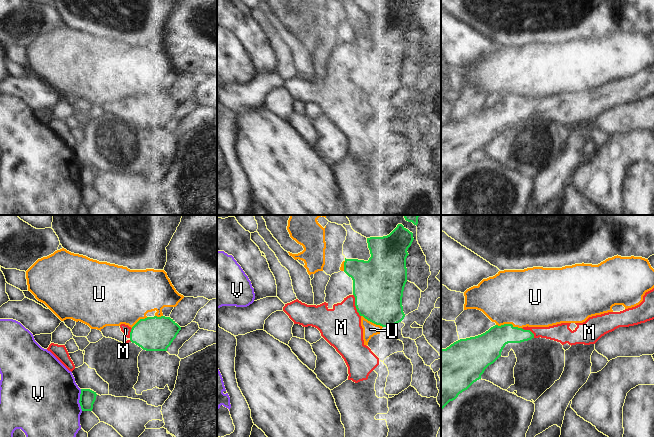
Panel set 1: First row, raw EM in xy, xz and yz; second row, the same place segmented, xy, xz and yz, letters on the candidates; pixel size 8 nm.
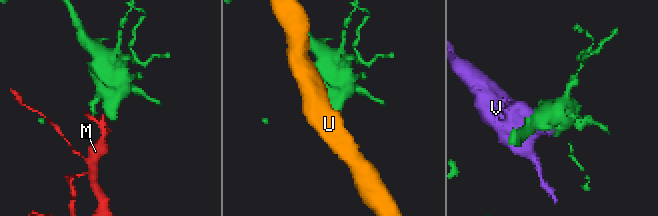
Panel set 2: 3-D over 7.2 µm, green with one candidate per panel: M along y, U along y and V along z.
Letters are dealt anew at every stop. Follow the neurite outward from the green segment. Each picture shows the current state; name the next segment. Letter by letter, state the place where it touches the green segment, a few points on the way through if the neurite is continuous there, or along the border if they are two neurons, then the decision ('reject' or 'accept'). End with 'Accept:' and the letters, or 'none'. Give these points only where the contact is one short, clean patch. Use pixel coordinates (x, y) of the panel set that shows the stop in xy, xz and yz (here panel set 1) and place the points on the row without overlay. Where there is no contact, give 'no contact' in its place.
M: contact xz (355, 81); way xz (378, 60), (355, 81), (346, 91), (341, 103); accept
U: contact yz (509, 100); reject
V: contact xy (79, 176); reject
Accept: M

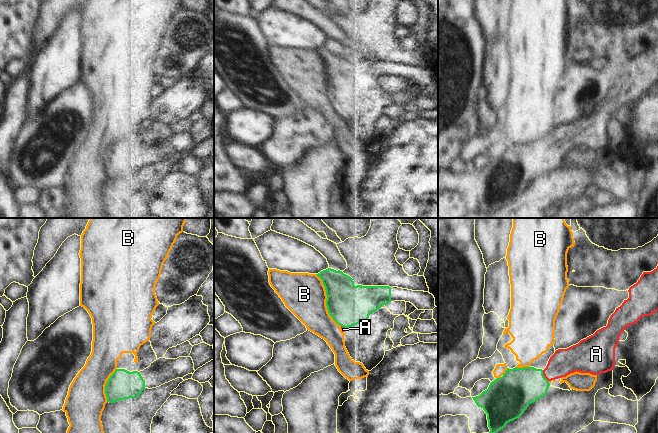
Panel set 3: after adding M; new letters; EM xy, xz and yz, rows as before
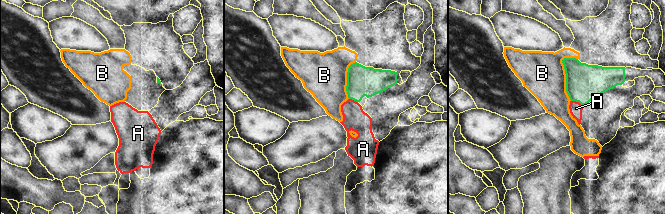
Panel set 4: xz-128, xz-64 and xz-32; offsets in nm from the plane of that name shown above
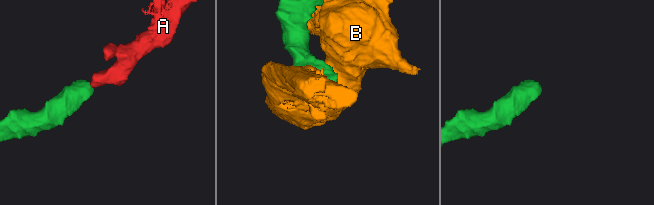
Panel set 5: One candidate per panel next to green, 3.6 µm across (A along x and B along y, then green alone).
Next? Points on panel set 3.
A: contact yz (543, 152); way yz (518, 163), (532, 160), (543, 152), (550, 149), (563, 138); accept
B: contact xz (326, 76); reject
Accept: A

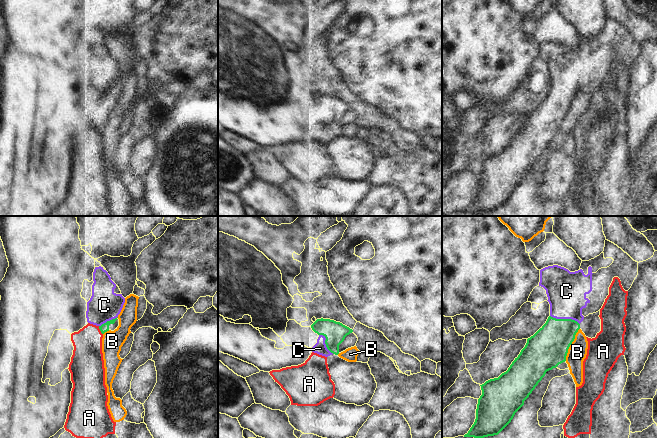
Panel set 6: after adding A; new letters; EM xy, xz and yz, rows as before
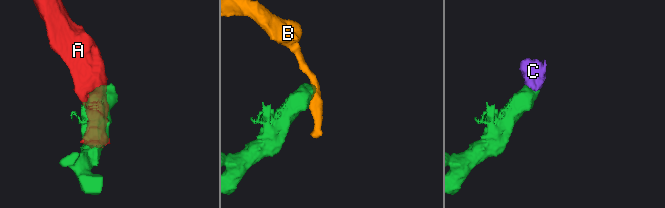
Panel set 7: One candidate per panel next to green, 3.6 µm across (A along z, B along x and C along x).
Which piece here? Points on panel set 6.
A: contact xy (100, 106); reject
B: contact yz (571, 119); border yz (579, 104), (568, 125), (565, 136); reject
C: contact yz (565, 95); way yz (549, 121), (565, 95), (566, 67); accept
Accept: C

